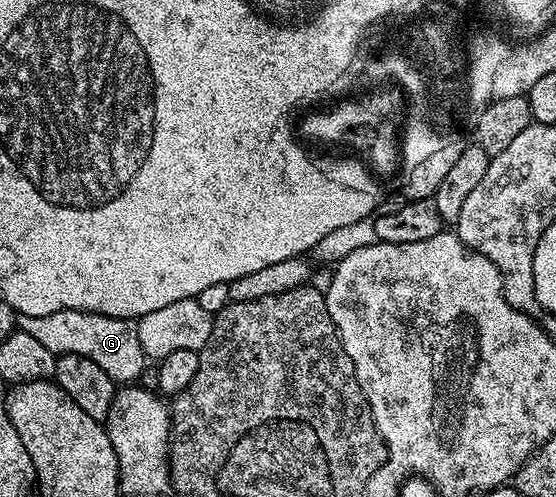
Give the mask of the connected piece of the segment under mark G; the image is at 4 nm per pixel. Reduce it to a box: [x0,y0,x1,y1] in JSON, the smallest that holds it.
[19,309,147,385]

